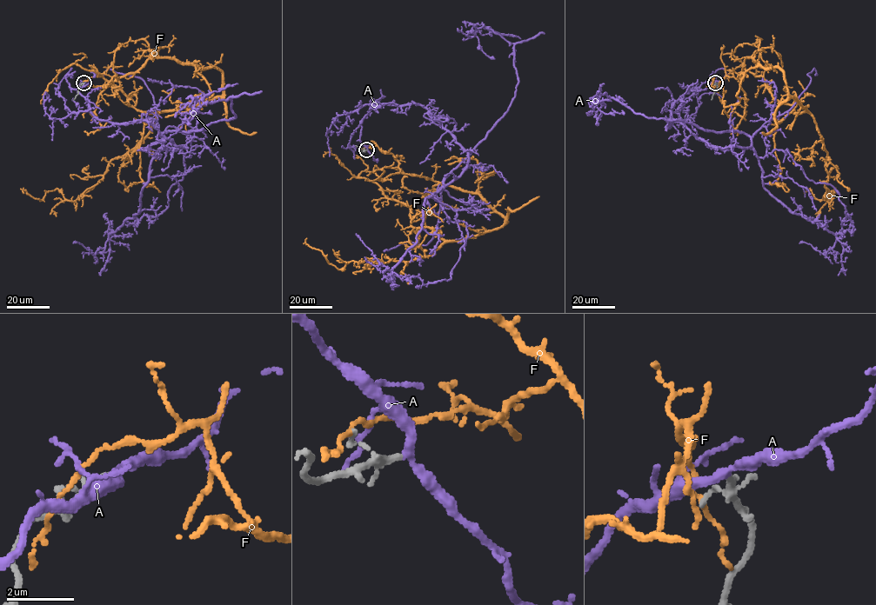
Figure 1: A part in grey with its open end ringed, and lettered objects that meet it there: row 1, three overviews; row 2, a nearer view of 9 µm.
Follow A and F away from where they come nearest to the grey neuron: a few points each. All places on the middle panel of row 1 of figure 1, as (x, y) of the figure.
A: (367, 149), (373, 105), (418, 103), (467, 154), (458, 176), (518, 83), (513, 43), (475, 25), (494, 58)
F: (364, 148), (391, 154), (402, 172), (477, 193), (505, 222), (410, 262), (351, 261), (338, 269), (306, 238)

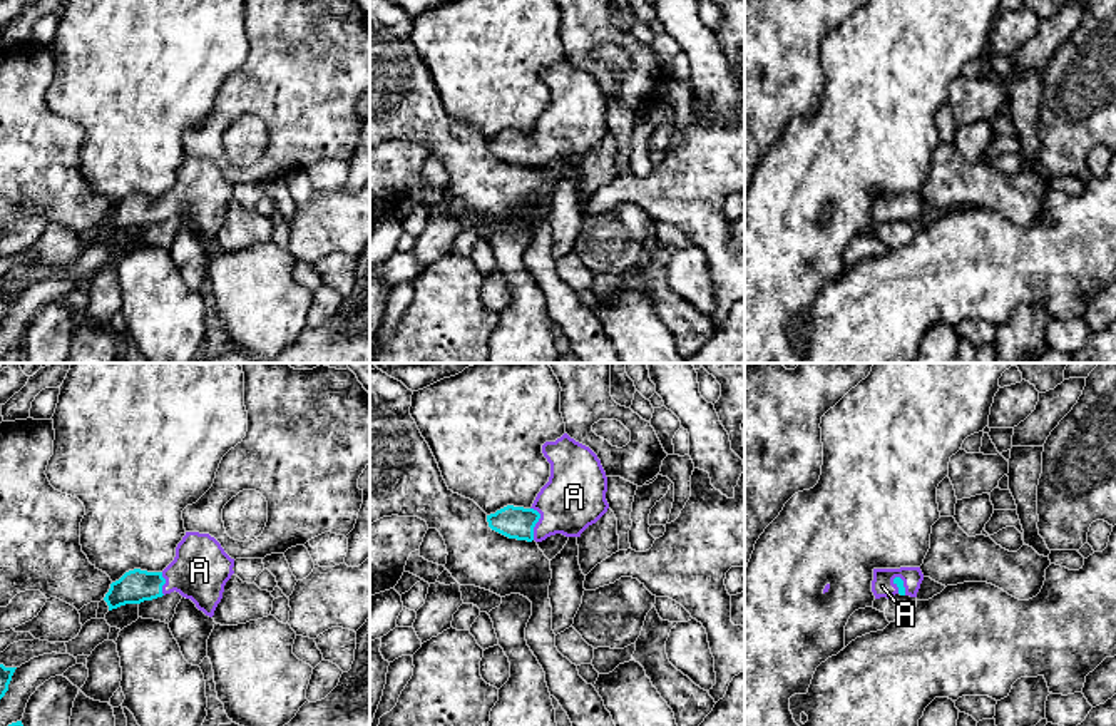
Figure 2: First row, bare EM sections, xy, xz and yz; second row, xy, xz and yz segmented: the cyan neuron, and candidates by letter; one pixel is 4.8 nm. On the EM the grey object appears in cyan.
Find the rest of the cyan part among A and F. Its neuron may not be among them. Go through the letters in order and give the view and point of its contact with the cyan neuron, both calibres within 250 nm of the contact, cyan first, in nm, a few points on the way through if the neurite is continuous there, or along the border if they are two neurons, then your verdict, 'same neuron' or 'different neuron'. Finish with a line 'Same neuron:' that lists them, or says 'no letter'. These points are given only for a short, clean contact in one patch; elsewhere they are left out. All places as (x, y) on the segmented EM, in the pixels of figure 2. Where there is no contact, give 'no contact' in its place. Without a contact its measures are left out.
A: meets cyan in xz at (537, 521); 160 nm thick on the cyan side, 300 nm on the other; runs through xz (516, 522), (537, 521), (574, 497); same neuron
F: no contact; different neuron
Same neuron: A

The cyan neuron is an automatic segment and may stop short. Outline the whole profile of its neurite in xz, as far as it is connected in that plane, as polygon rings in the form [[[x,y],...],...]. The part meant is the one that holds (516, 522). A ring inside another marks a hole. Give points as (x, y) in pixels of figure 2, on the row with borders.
[[[564,433],[555,442],[545,442],[542,453],[550,463],[549,482],[540,488],[530,509],[507,505],[487,515],[489,527],[509,539],[542,542],[550,535],[581,537],[609,509],[606,500],[607,477],[597,455]]]

